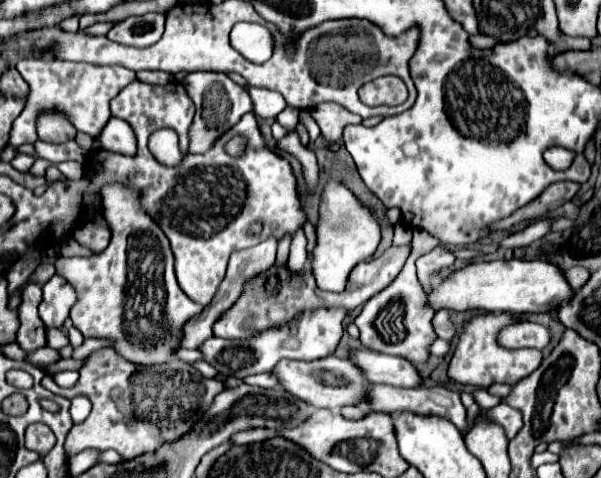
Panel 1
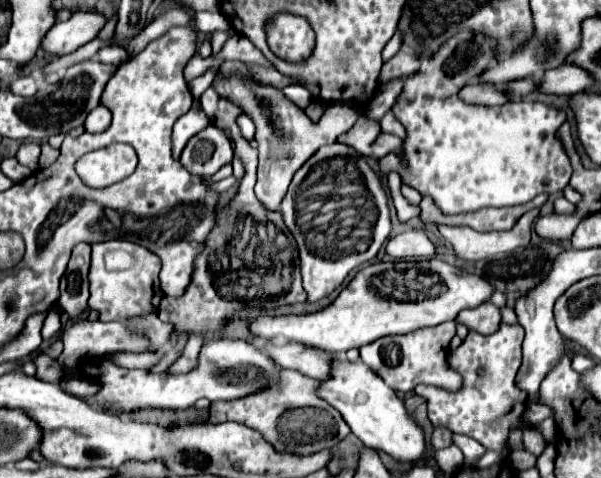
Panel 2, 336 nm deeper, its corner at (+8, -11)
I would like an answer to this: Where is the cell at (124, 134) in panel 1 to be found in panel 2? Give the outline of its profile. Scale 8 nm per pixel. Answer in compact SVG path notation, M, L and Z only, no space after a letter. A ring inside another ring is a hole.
M96 106L96 108L88 114L84 128L86 128L86 132L90 132L90 134L98 134L98 132L104 132L104 130L110 126L110 120L112 120L112 116L110 116L108 108Z

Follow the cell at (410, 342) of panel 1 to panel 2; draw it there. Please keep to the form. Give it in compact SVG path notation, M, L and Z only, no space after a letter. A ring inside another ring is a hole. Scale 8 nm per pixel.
M448 322L448 324L438 324L436 328L422 328L420 332L408 336L384 336L372 344L362 346L360 358L396 392L410 392L420 382L442 386L446 390L458 390L462 384L460 374L450 370L446 362L448 346L454 334L456 334L456 324Z

